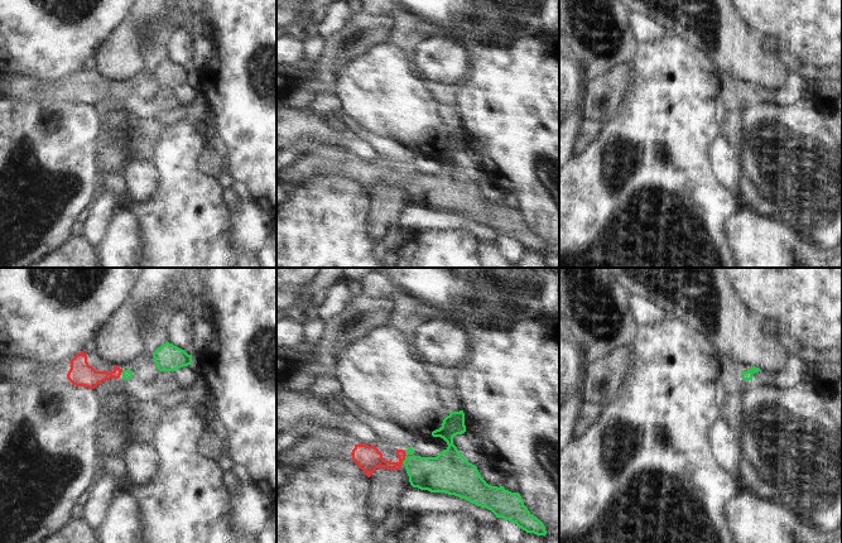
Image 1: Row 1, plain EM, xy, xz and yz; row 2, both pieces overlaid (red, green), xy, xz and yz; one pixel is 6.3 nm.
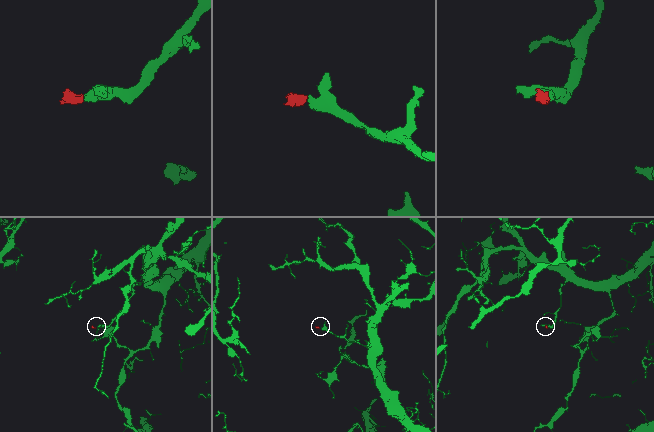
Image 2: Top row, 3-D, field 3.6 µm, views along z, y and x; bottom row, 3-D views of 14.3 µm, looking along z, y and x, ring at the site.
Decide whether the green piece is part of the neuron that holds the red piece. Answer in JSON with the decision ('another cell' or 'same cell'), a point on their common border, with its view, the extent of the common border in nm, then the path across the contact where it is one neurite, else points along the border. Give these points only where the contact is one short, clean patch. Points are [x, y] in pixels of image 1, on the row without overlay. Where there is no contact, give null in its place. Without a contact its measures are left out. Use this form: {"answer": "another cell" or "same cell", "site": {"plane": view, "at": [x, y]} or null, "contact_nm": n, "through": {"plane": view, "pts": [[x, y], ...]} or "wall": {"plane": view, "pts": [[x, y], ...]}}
{"answer": "same cell", "site": {"plane": "xz", "at": [403, 177]}, "contact_nm": 50, "through": {"plane": "xz", "pts": [[367, 174], [389, 182], [403, 177], [423, 190], [439, 191]]}}

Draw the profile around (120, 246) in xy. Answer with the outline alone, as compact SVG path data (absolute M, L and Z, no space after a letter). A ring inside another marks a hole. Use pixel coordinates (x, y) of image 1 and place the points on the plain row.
M125 207L112 215L107 231L96 248L100 268L138 268L141 261L141 239L138 220Z

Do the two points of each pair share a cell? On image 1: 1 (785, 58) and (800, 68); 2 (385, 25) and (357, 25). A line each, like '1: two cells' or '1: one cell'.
1: two cells
2: one cell

